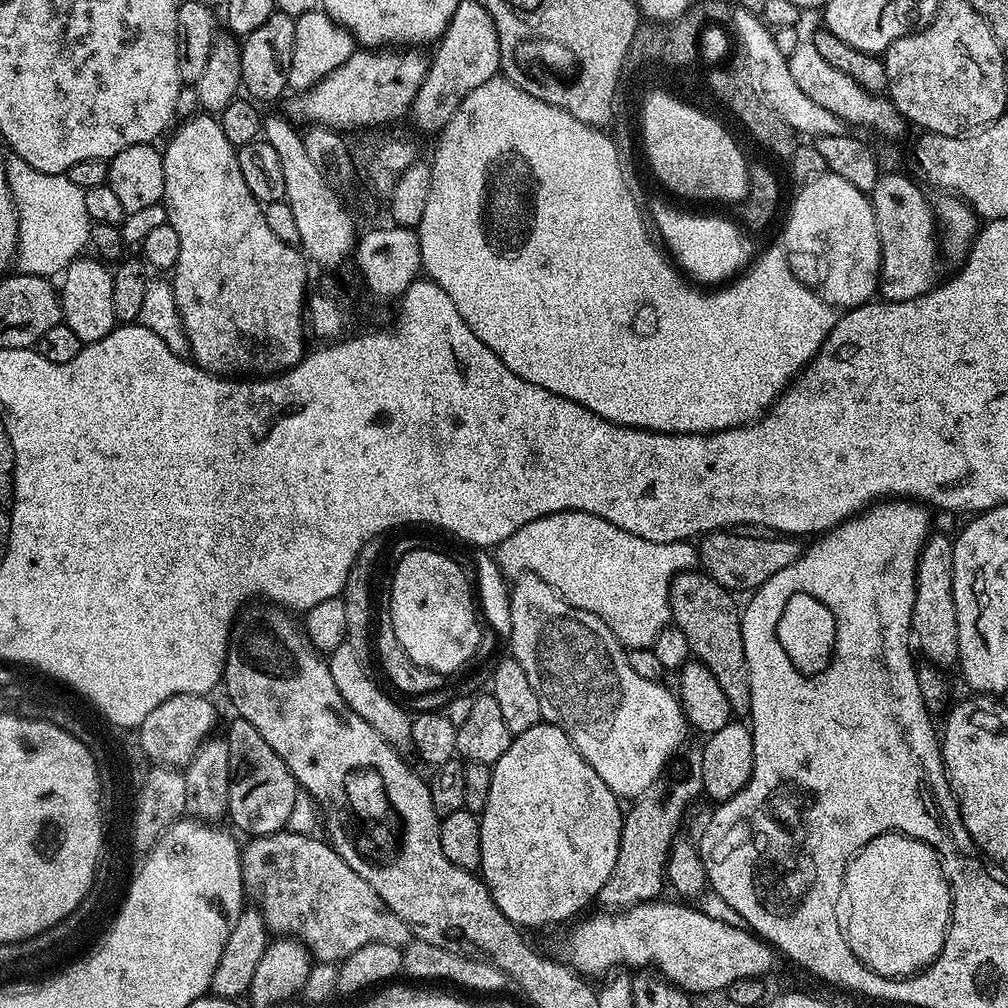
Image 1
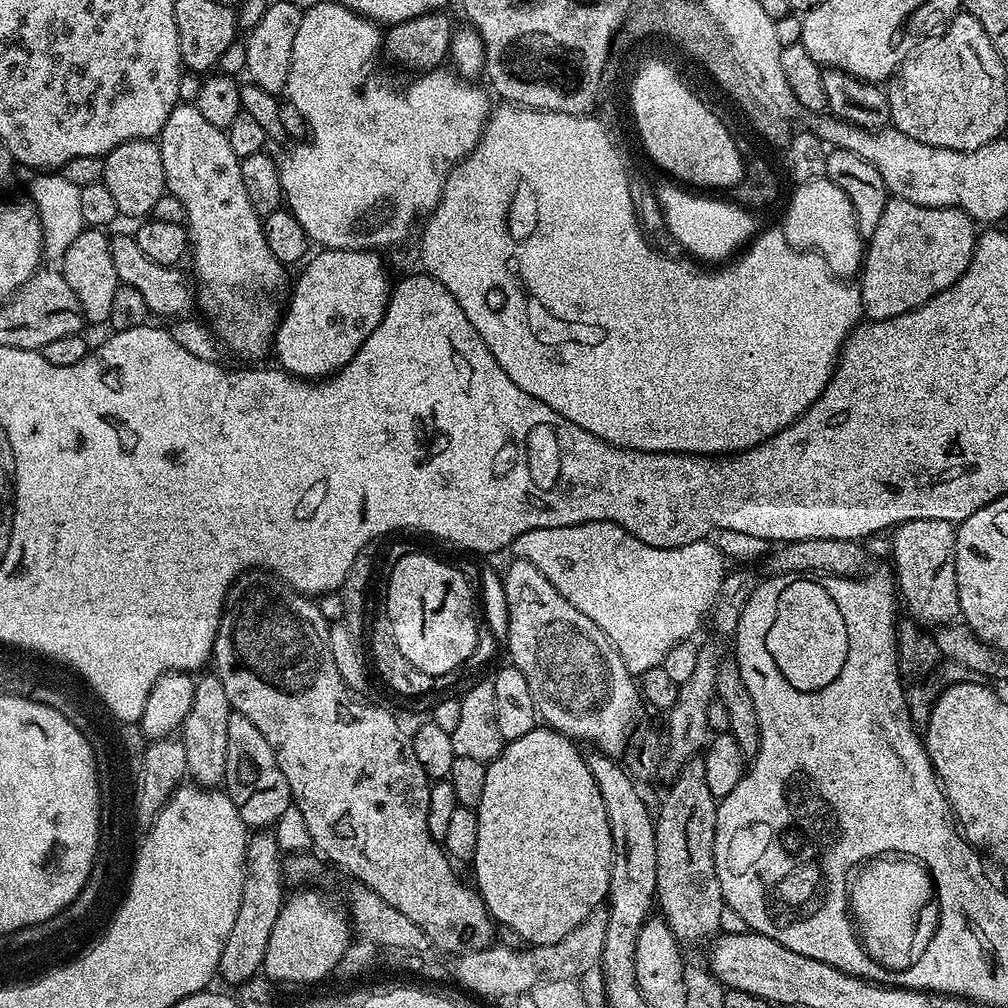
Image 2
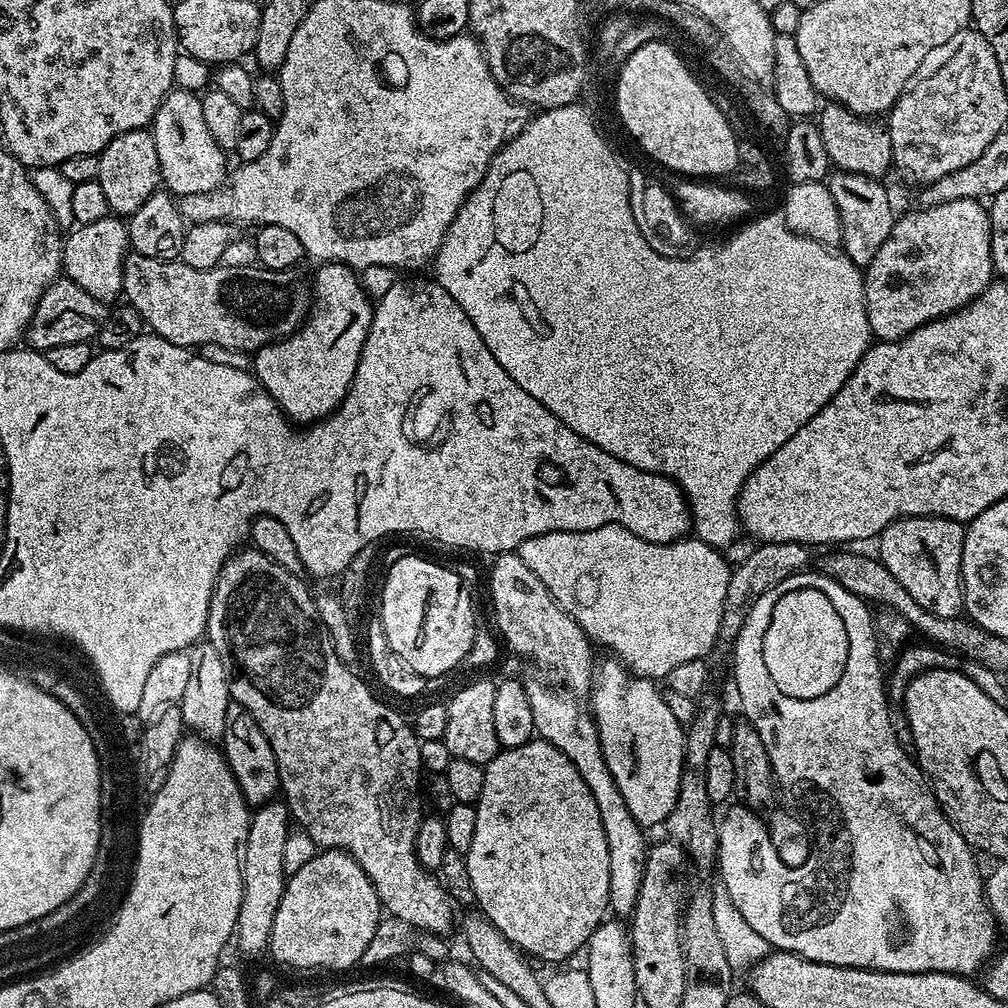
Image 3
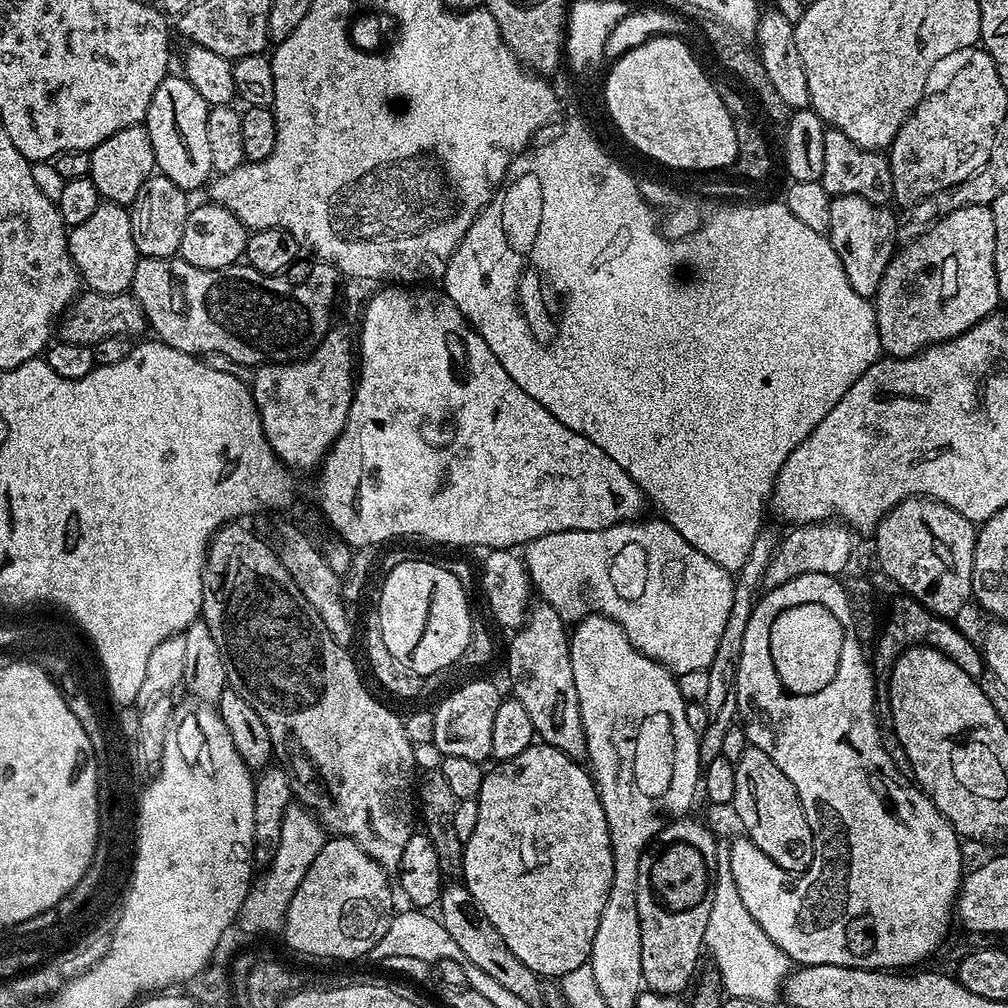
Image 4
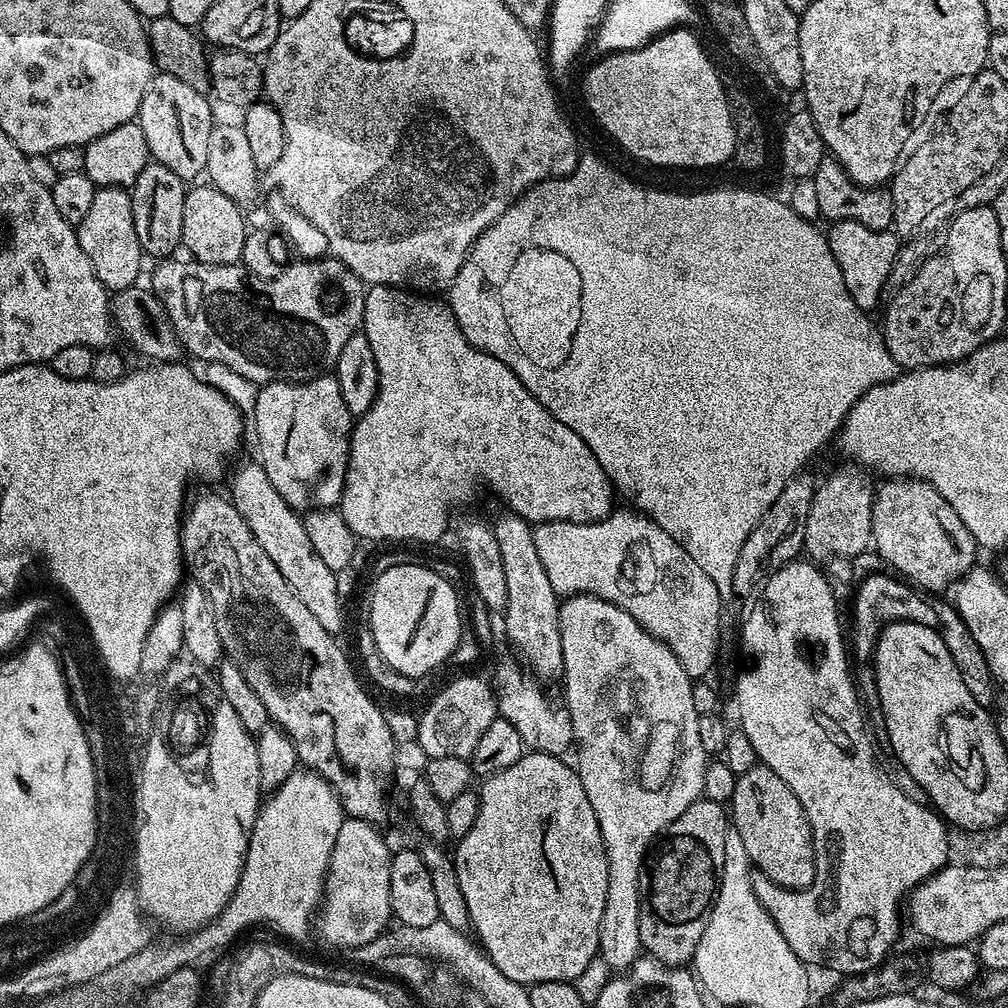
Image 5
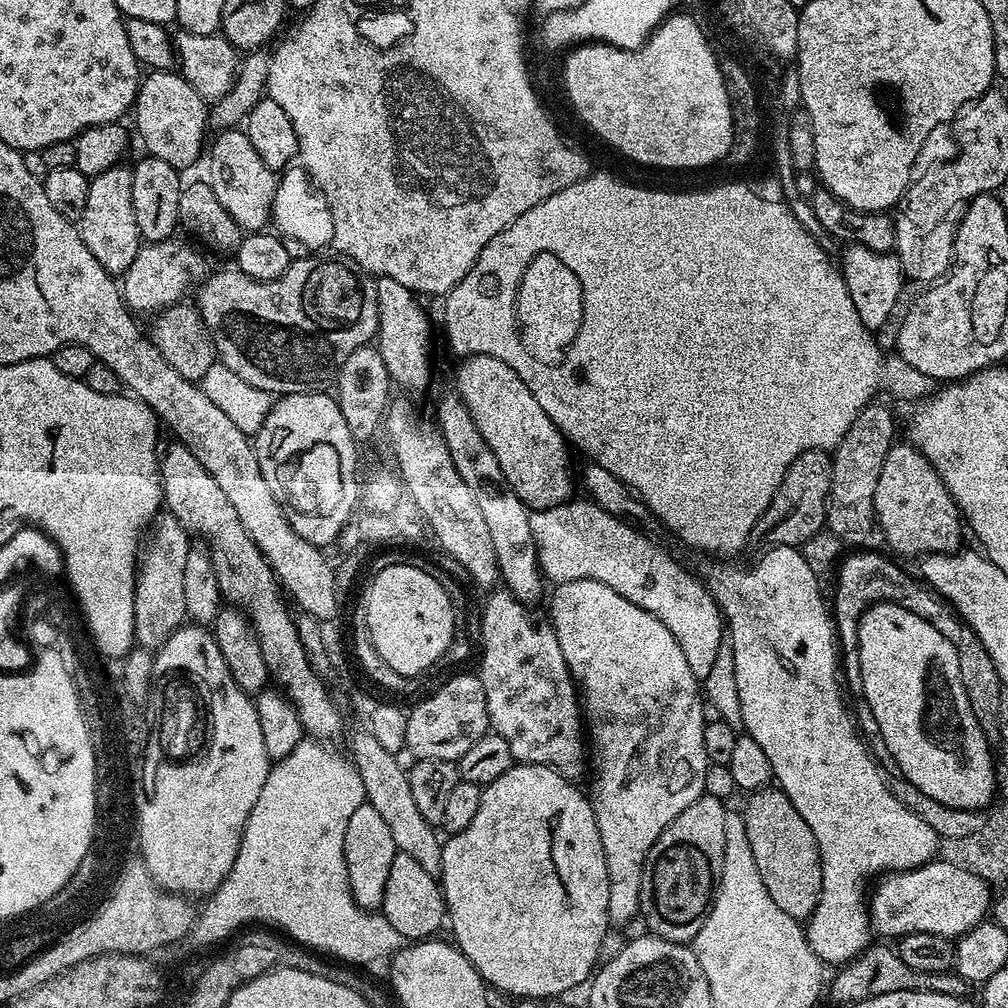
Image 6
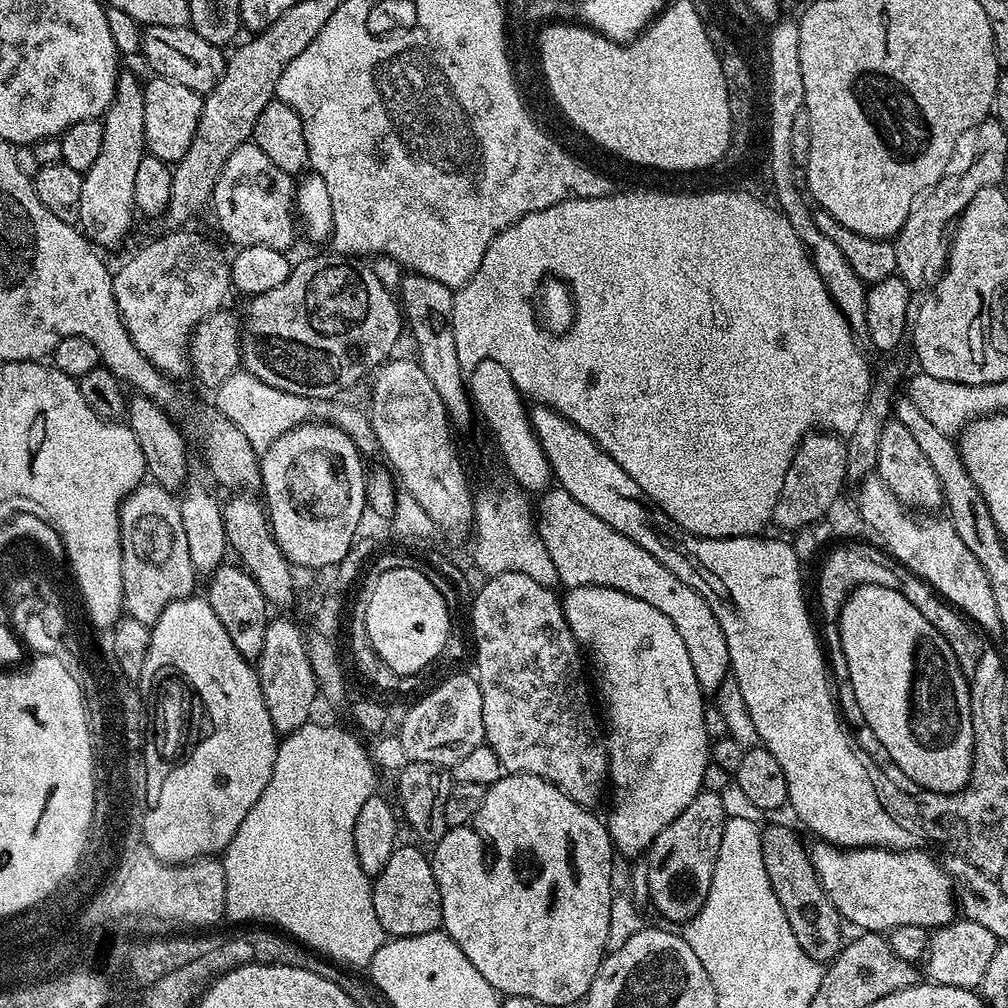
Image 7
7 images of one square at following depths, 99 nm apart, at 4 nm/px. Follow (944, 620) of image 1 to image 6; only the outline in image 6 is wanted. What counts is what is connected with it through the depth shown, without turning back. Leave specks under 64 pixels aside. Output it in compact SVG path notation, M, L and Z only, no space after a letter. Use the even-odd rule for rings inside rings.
M907 442L893 443L888 449L882 474L878 474L878 490L874 490L874 510L875 523L879 531L884 531L885 542L904 556L952 554L961 547L964 532L966 536L962 513L952 501L948 487L927 458Z

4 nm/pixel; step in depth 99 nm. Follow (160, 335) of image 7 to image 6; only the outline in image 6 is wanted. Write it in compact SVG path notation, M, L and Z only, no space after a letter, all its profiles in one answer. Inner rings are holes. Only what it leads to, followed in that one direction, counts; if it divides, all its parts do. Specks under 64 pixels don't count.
M180 238L163 240L157 244L145 243L140 252L130 262L122 277L124 300L133 313L152 312L159 314L165 308L181 303L188 291L191 293L209 275L210 267L200 252L195 252Z

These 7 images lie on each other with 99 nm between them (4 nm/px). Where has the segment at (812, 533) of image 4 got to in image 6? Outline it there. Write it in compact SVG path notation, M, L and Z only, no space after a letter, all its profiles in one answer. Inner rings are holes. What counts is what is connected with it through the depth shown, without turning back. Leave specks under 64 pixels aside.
M873 402L864 405L854 426L842 438L842 442L831 453L832 482L828 491L827 531L838 537L845 545L864 546L874 532L876 511L874 490L878 490L878 474L882 474L882 462L886 462L888 449L894 443L892 434L896 420L884 404Z

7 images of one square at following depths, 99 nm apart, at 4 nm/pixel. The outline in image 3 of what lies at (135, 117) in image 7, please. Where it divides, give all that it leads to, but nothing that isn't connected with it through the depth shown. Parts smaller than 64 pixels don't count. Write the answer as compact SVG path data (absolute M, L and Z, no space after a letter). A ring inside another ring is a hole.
M109 214L99 222L90 222L73 227L69 236L65 235L62 240L62 272L69 280L73 280L86 294L105 302L111 302L115 296L119 297L124 291L124 257L129 251L128 225L123 219Z

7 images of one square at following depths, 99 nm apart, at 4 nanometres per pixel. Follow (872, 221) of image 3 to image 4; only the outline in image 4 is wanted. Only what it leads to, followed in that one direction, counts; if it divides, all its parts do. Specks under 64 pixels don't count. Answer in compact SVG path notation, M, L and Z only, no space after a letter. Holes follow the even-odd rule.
M854 194L834 196L830 202L827 238L846 270L846 278L850 278L850 286L854 286L858 294L869 298L875 297L882 282L882 274L886 274L886 266L892 261L898 248L896 216L890 209L891 207L875 204Z

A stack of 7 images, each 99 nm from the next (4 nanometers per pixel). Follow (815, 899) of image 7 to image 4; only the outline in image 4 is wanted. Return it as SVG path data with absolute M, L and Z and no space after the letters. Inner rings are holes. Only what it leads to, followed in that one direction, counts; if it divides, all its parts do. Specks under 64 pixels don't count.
M749 746L734 763L734 798L730 808L736 811L744 827L743 835L786 874L805 872L812 861L812 831L794 782L778 770L778 762L774 762L766 750Z

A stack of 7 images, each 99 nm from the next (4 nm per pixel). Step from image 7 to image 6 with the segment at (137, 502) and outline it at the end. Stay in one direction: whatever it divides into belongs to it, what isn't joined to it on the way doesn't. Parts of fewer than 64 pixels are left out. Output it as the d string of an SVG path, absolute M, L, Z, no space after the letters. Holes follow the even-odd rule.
M167 514L157 515L150 525L150 532L153 536L149 540L147 537L138 560L132 625L139 647L159 650L185 623L188 614L182 570L186 570L190 537L179 522Z

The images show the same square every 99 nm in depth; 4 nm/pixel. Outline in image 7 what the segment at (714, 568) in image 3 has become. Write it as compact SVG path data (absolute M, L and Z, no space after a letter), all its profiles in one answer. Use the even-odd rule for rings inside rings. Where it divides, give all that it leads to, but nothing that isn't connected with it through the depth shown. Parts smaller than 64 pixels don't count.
M549 487L539 497L539 500L534 508L535 515L538 517L538 531L546 546L546 554L550 554L550 559L554 561L554 570L558 570L560 584L565 589L577 588L579 584L589 584L595 588L622 590L622 594L642 598L642 602L650 602L650 606L654 606L654 610L662 610L662 614L666 614L666 618L670 618L670 622L674 622L678 634L682 634L682 642L686 642L686 654L690 654L690 662L694 665L694 678L698 678L701 692L714 694L718 691L722 682L730 676L730 661L726 650L726 638L722 634L722 626L718 626L718 618L714 618L714 610L710 610L706 598L702 598L702 594L698 594L690 586L686 586L686 582L674 578L674 574L670 574L670 570L666 570L666 566L662 566L658 562L658 558L646 554L646 550L642 550L642 546L630 542L630 538L626 538L610 526L606 526L606 522L602 522L602 518L590 514L590 510L586 510L586 506L582 506L582 502L574 502L574 498L570 498L570 494L566 494L564 488Z

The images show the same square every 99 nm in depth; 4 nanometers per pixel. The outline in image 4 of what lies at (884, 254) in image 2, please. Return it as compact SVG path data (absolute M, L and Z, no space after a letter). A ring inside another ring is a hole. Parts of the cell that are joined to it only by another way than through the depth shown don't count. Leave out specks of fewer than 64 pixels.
M991 207L959 208L920 234L917 240L910 241L905 248L903 245L893 255L874 297L876 335L881 349L892 358L914 356L931 344L941 344L970 330L977 322L997 311L1001 303L994 270L994 218Z

